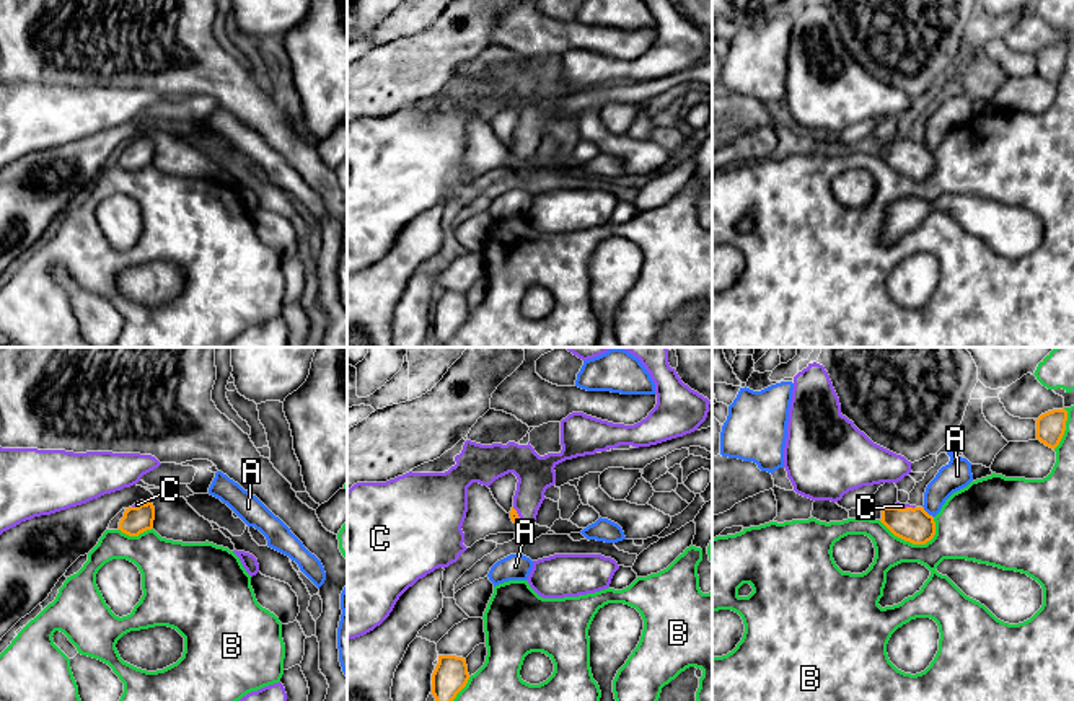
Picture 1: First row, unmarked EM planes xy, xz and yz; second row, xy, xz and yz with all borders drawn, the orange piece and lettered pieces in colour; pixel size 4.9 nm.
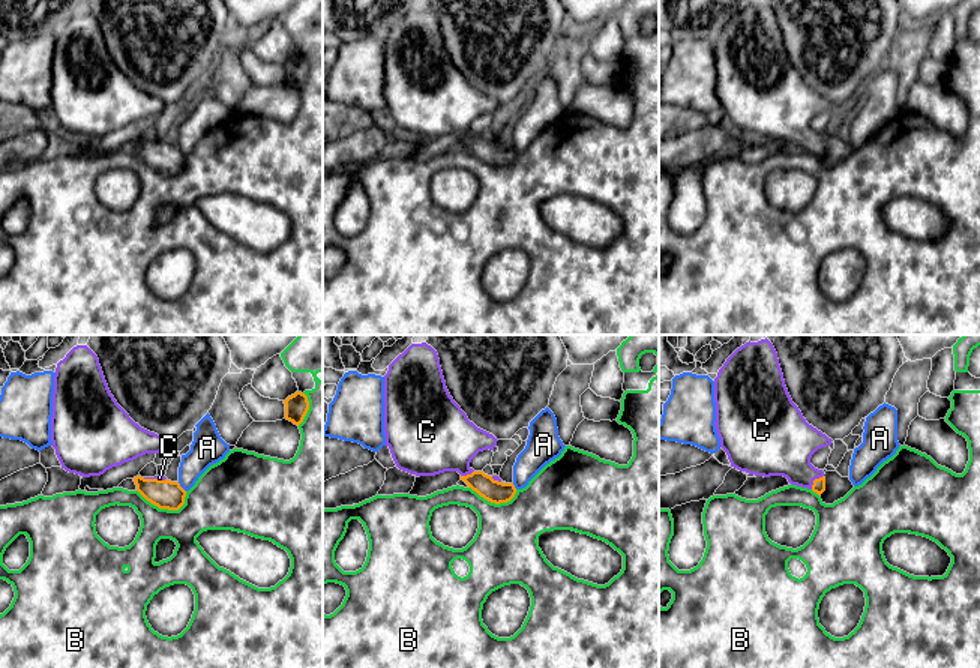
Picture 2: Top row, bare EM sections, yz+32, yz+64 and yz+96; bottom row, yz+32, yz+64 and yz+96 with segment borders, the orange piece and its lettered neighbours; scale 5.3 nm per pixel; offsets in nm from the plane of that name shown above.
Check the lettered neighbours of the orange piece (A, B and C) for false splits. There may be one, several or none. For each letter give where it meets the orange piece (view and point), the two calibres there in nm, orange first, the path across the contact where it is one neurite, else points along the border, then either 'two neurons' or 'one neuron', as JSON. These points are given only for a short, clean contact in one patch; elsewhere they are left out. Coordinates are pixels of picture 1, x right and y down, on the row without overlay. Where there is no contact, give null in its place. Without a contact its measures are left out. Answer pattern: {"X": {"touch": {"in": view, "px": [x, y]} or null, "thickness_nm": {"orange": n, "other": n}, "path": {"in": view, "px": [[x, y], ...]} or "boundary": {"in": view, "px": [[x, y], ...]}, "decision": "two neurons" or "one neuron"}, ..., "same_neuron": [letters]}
{"A": {"touch": {"in": "yz", "px": [926, 147]}, "thickness_nm": {"orange": 170, "other": 140}, "decision": "two neurons"}, "B": {"touch": {"in": "yz", "px": [908, 175]}, "thickness_nm": {"orange": 170, "other": 240}, "decision": "two neurons"}, "C": {"touch": {"in": "yz", "px": [903, 144]}, "thickness_nm": {"orange": 170, "other": 30}, "path": {"in": "yz", "px": [[915, 160], [903, 144], [902, 141]]}, "decision": "one neuron"}, "same_neuron": ["C"]}

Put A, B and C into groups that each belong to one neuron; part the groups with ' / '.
A / B / C

